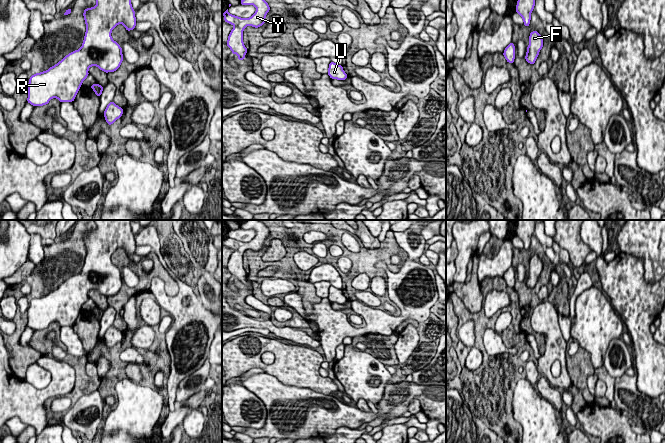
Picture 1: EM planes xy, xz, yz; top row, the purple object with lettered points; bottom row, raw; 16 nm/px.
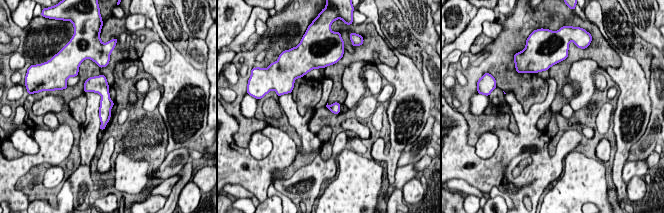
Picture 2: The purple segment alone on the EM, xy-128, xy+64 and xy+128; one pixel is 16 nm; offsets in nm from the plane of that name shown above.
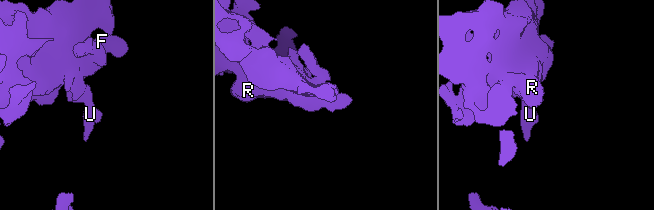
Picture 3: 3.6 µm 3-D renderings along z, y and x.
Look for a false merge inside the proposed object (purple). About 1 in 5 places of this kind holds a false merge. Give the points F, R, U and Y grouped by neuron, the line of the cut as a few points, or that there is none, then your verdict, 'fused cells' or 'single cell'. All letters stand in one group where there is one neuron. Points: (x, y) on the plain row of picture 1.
F R U Y; no cut; single cell

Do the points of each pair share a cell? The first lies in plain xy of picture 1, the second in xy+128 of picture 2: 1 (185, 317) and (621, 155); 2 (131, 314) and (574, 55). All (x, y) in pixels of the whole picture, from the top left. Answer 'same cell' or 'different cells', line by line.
1: same cell
2: different cells

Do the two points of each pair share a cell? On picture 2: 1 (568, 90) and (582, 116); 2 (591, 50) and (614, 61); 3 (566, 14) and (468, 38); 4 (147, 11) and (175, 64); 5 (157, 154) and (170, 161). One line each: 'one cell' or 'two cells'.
1: two cells
2: one cell
3: two cells
4: one cell
5: two cells

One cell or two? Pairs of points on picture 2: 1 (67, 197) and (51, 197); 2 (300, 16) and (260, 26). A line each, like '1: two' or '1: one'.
1: two
2: two

